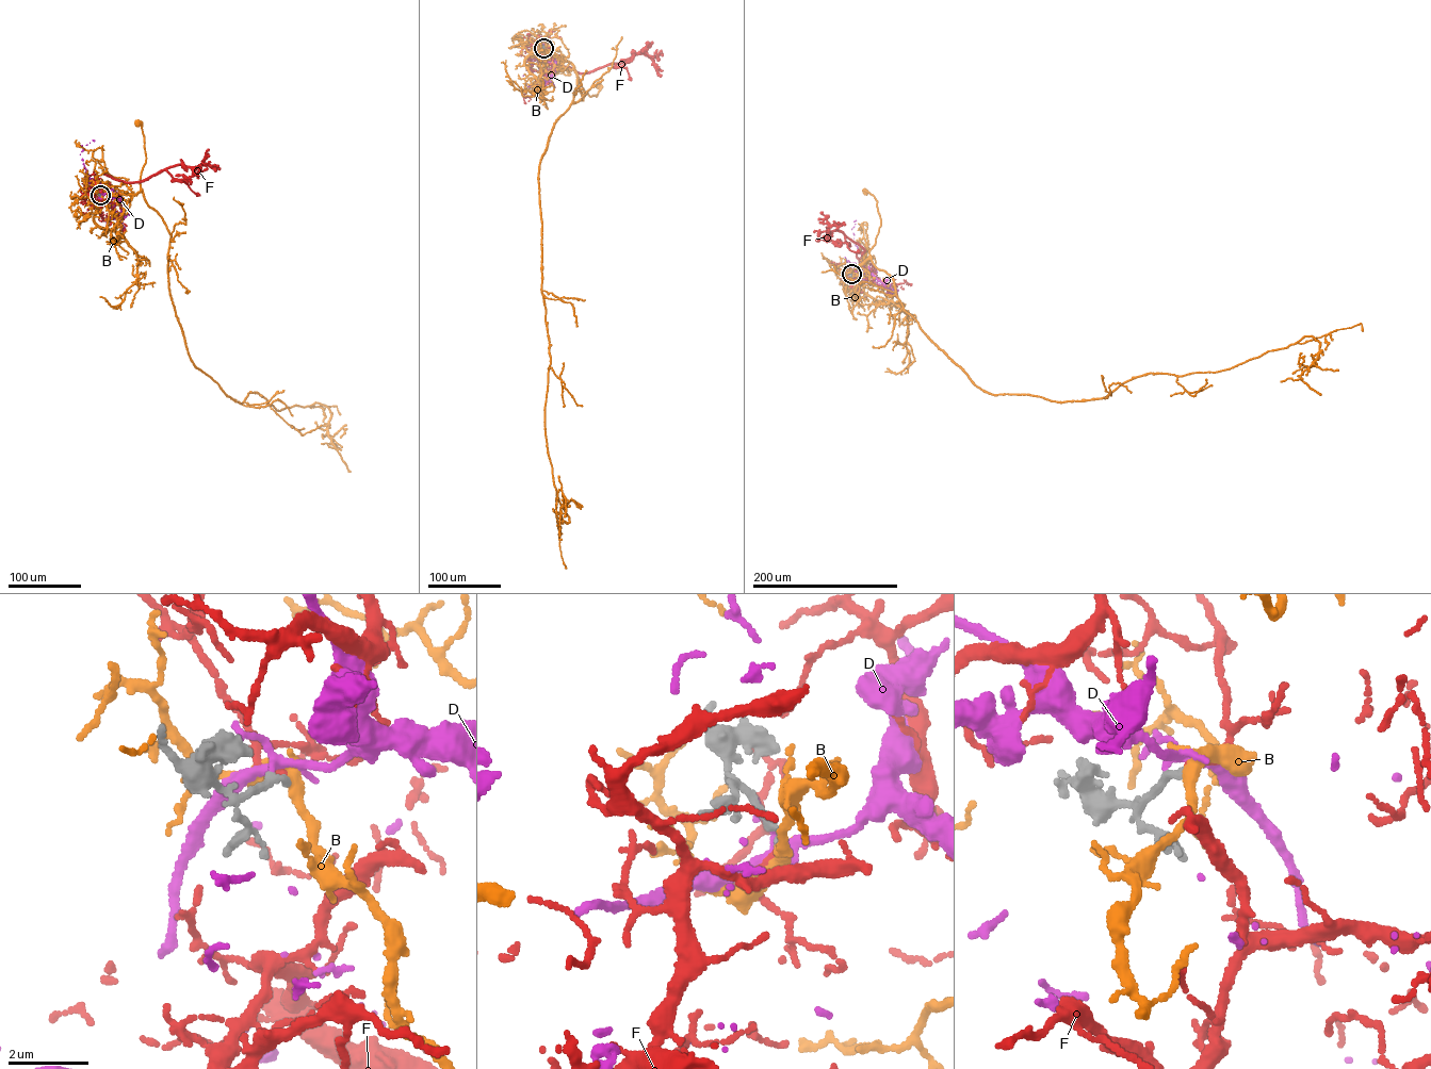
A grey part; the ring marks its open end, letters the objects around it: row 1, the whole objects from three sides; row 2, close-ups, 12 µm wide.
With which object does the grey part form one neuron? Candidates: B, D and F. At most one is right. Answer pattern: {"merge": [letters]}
{"merge": ["F"]}

